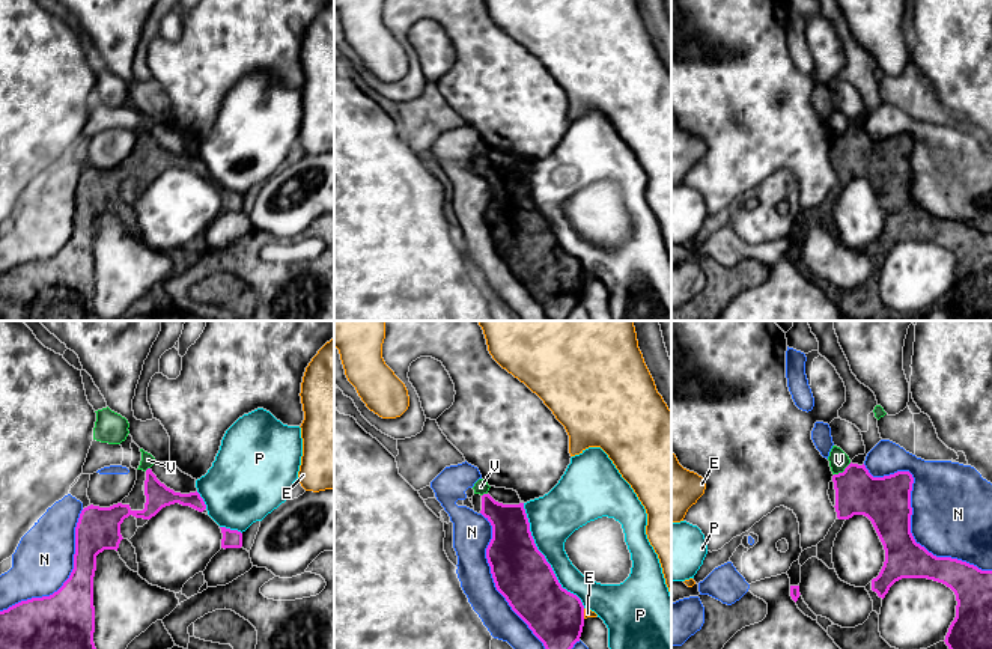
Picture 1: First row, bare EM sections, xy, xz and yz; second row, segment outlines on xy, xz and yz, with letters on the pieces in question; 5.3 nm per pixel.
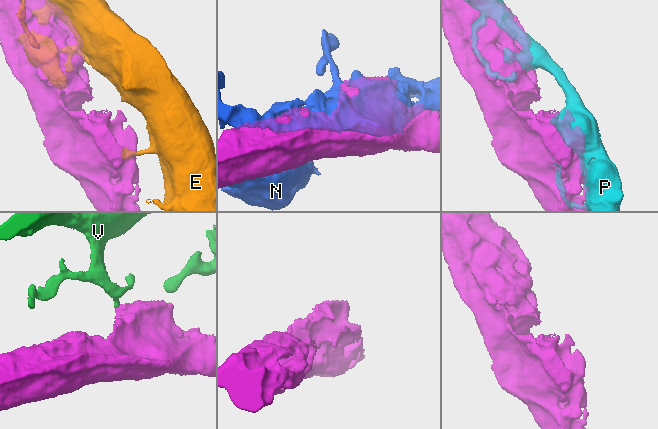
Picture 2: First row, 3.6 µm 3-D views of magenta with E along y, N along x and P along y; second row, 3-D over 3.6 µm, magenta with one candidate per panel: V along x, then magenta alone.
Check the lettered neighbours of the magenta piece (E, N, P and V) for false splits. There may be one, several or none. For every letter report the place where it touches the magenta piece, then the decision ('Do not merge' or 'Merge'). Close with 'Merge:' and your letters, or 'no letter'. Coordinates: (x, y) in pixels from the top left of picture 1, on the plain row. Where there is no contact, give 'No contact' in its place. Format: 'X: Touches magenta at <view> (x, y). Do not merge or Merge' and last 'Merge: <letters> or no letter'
E: Touches magenta at xz (583, 276). Do not merge
N: Touches magenta at yz (909, 184). Do not merge
P: Touches magenta at xz (544, 220). Do not merge
V: Touches magenta at yz (843, 134). Do not merge
Merge: no letter

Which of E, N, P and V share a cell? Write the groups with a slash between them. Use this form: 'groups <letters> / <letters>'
groups E / N / P / V

